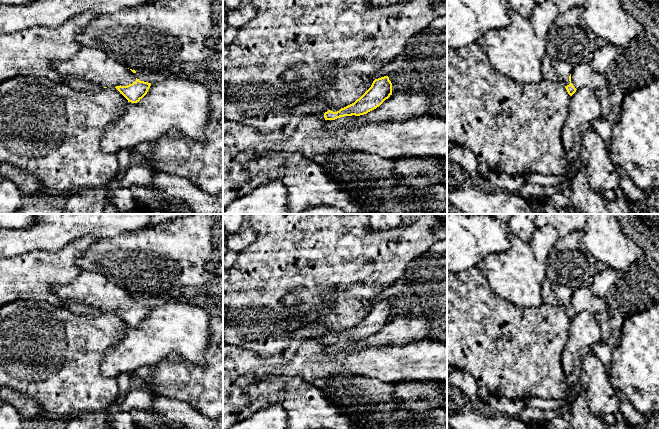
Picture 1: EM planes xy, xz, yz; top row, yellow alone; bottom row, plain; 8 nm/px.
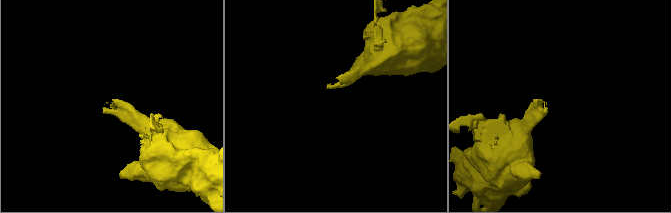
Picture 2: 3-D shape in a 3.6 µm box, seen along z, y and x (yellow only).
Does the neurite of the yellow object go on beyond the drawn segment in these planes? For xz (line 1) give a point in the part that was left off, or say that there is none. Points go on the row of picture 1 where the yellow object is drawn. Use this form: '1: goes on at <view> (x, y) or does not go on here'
1: goes on at xz (318, 115)

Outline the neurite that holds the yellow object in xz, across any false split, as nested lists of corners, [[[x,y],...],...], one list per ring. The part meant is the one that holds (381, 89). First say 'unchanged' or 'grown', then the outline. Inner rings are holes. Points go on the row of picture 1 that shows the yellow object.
grown; [[[388,76],[375,79],[371,87],[354,103],[340,109],[326,108],[323,111],[312,113],[318,120],[335,120],[344,116],[360,116],[379,107],[392,95],[392,83]]]

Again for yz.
grown; [[[558,61],[554,63],[554,68],[557,74],[557,81],[559,81],[567,90],[568,94],[572,96],[576,92],[576,88],[571,83],[571,73],[573,65],[566,61]]]

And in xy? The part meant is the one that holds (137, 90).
grown; [[[83,46],[73,57],[55,62],[53,66],[63,77],[80,78],[101,88],[115,87],[131,103],[139,102],[151,86],[151,83],[137,79],[135,70],[125,67],[98,48]]]

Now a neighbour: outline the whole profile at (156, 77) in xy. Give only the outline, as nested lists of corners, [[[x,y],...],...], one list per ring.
[[[136,71],[134,73],[134,75],[135,75],[135,78],[139,79],[140,81],[148,82],[151,84],[160,82],[160,81],[165,81],[165,80],[172,80],[172,79],[193,80],[193,77],[183,74],[183,73],[179,73],[176,75],[165,75],[165,74],[161,74],[161,73],[148,74],[148,73]]]

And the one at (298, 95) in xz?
[[[296,67],[288,68],[284,72],[284,84],[290,89],[288,101],[294,106],[297,106],[310,98],[314,98],[321,89],[319,86],[301,88],[299,86],[300,80],[297,75]]]

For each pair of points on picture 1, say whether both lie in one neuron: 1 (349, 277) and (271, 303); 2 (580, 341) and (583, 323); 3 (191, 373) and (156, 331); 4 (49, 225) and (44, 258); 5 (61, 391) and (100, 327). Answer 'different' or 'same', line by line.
1: same
2: same
3: different
4: different
5: same

